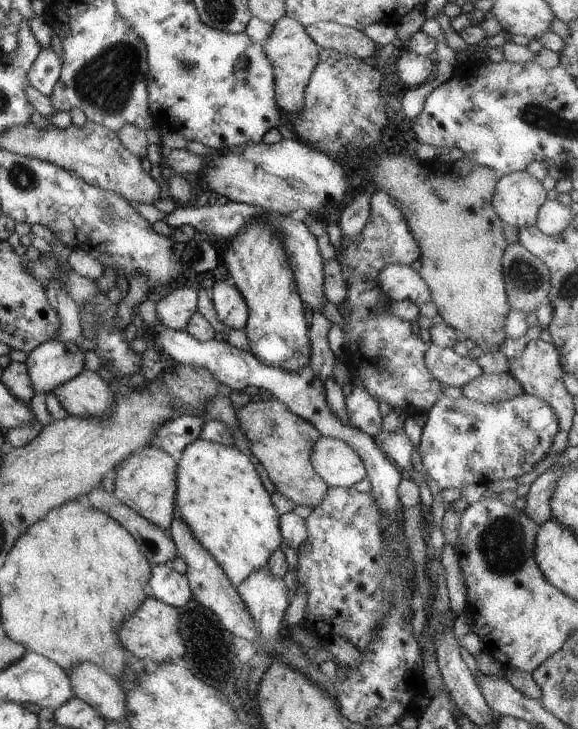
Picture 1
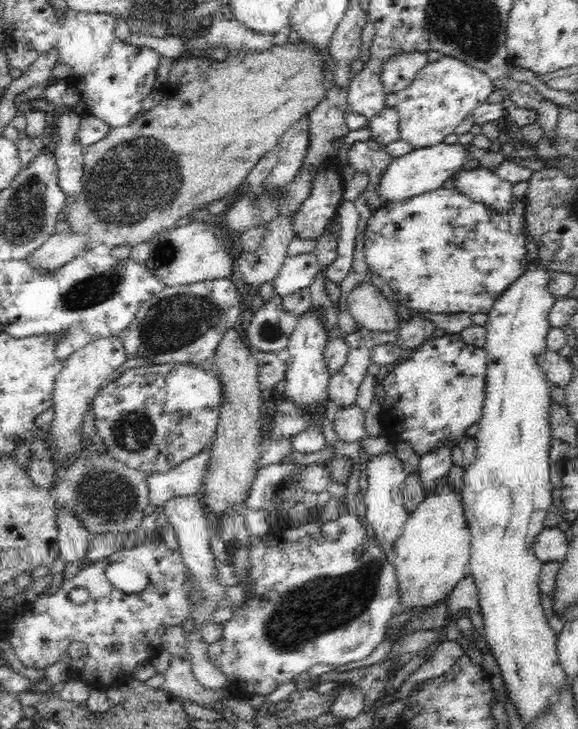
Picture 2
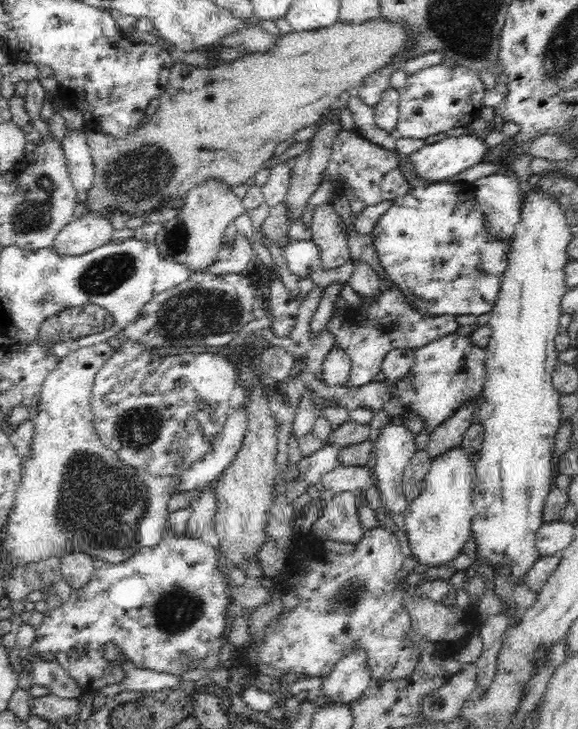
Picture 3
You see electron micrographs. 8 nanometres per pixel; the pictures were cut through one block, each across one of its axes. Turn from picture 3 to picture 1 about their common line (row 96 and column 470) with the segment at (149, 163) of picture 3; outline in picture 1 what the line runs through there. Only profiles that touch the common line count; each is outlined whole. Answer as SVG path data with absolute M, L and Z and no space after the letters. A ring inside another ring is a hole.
M384 152L384 154L378 154L378 156L370 156L370 158L366 158L365 161L352 161L351 163L351 168L354 168L354 170L362 166L368 168L368 172L372 174L372 178L370 178L372 184L378 186L381 190L386 190L386 192L392 196L392 200L400 206L400 210L402 210L402 214L404 214L411 234L414 236L414 239L420 248L420 262L422 262L422 266L420 266L419 274L422 276L424 282L426 282L426 285L432 294L432 301L436 304L438 315L444 319L446 325L459 331L463 338L468 338L474 342L475 345L480 346L482 350L484 350L484 353L495 353L500 351L504 339L506 339L506 332L504 332L505 320L512 310L507 298L501 264L502 256L509 244L506 241L506 238L504 238L504 224L501 222L498 214L496 214L491 202L492 196L494 196L494 190L496 189L496 184L502 177L502 174L497 173L496 170L478 166L478 164L470 162L468 158L458 162L446 163L436 158L420 160L414 158L409 152L400 154L386 154L386 152Z

